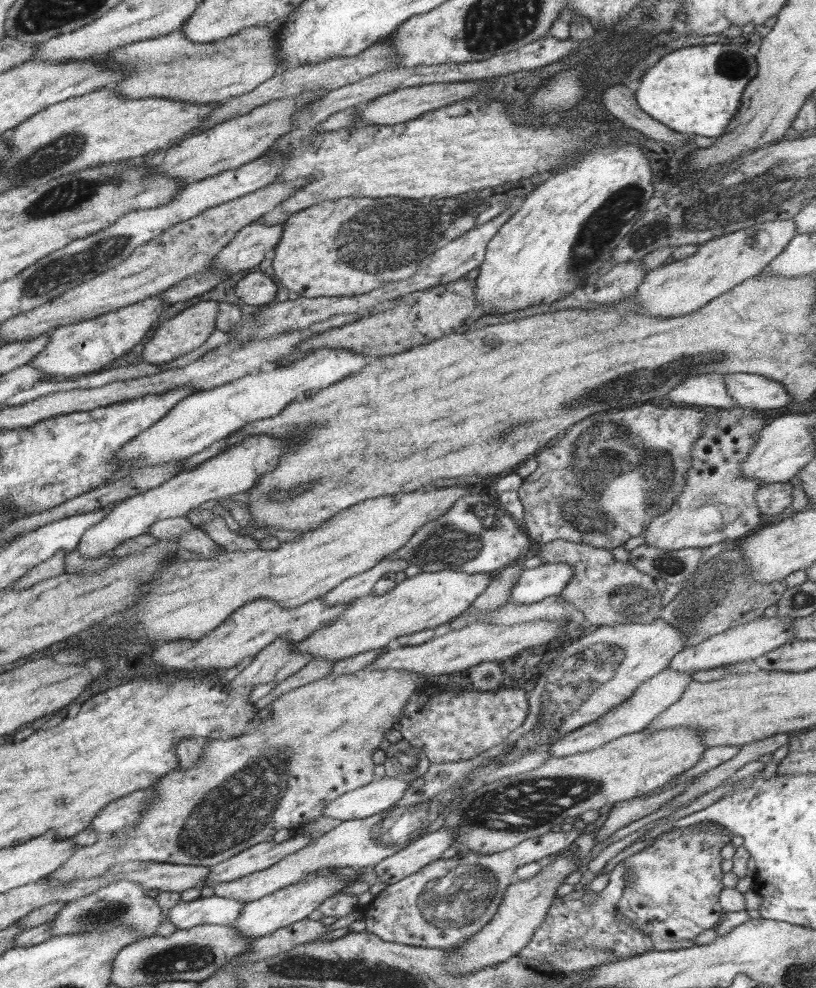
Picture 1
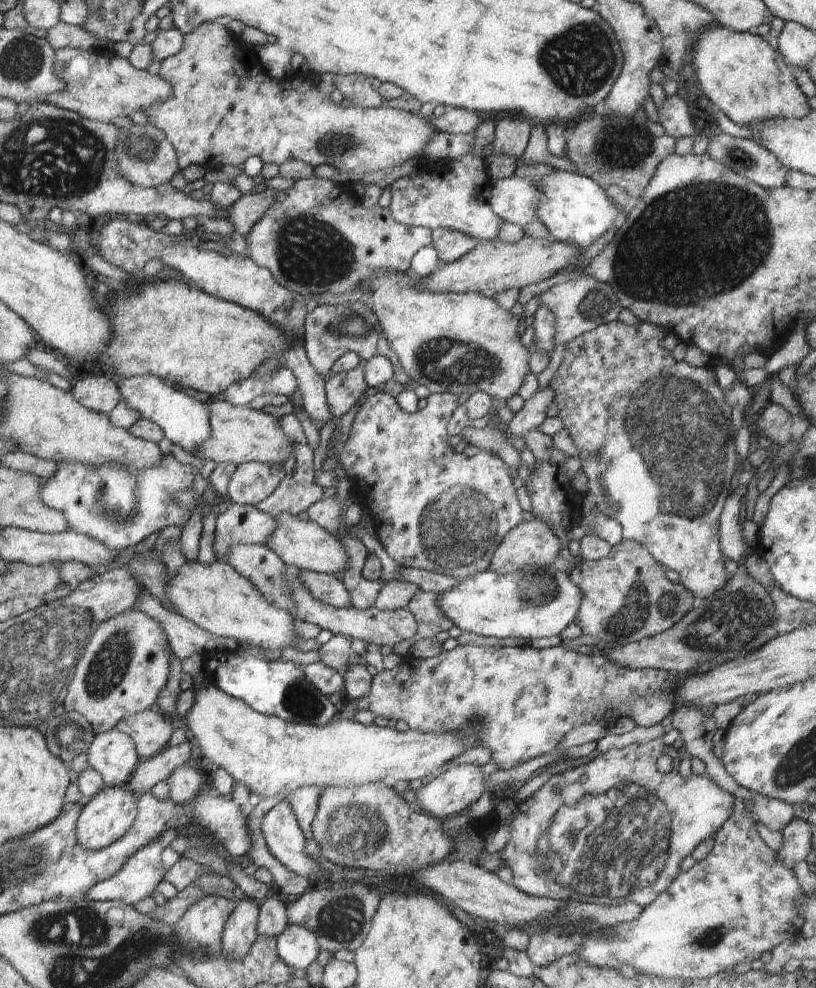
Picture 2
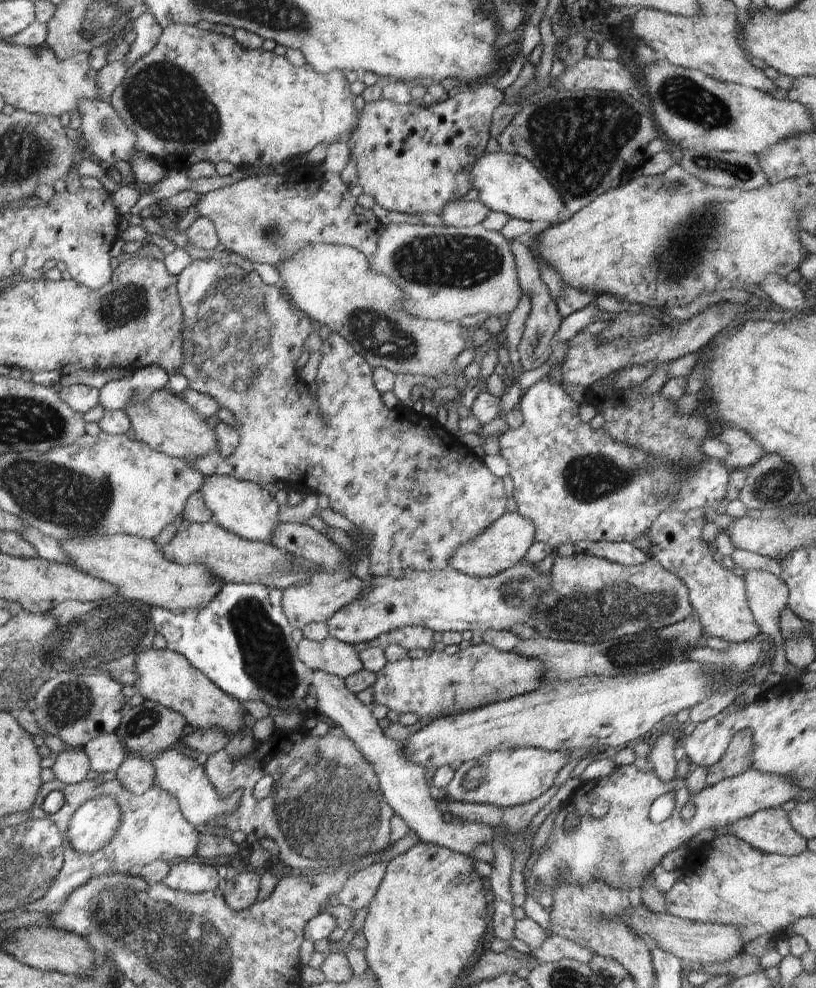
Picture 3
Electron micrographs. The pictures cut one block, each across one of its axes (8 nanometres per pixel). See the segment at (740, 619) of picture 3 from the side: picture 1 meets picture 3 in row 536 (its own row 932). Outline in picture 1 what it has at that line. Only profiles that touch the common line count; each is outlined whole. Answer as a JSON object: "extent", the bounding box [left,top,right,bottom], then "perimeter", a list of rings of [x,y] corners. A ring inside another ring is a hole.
{"extent":[616,821,732,942],"perimeter":[[[702,821],[692,827],[673,828],[661,834],[650,846],[623,860],[626,885],[616,910],[645,933],[650,934],[652,938],[670,940],[670,942],[697,940],[705,930],[717,927],[726,915],[719,903],[719,894],[723,889],[720,850],[730,843],[731,834],[732,832],[726,827],[714,821]],[[704,826],[716,828],[720,833],[712,833],[712,831],[704,833]]]}

